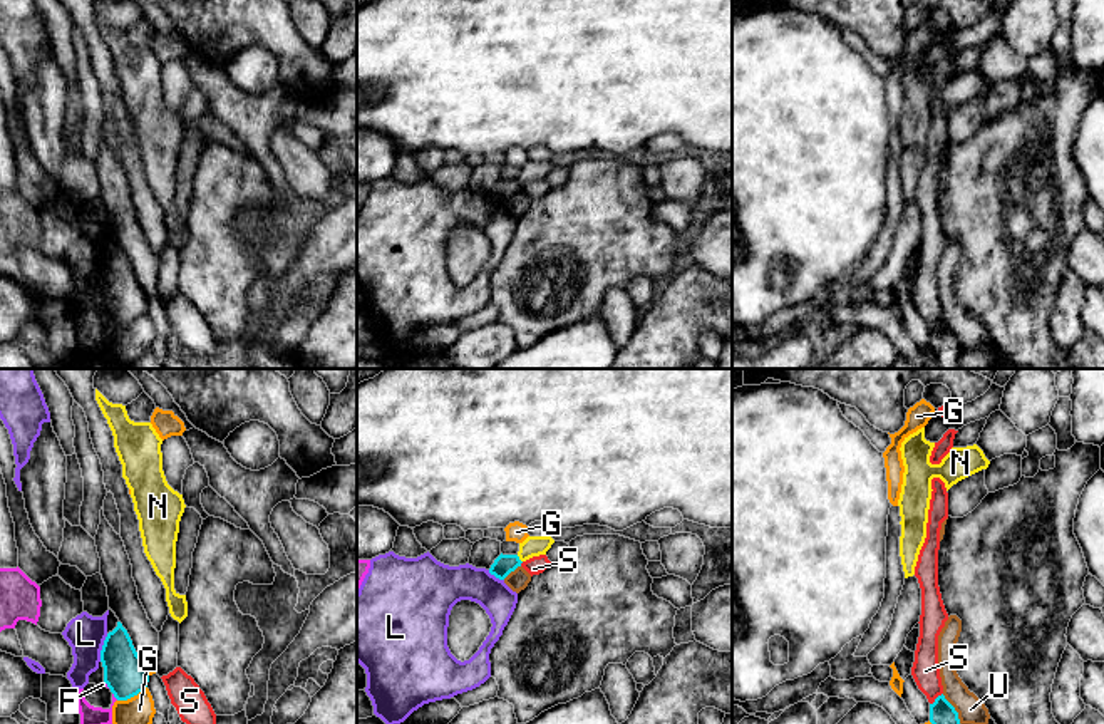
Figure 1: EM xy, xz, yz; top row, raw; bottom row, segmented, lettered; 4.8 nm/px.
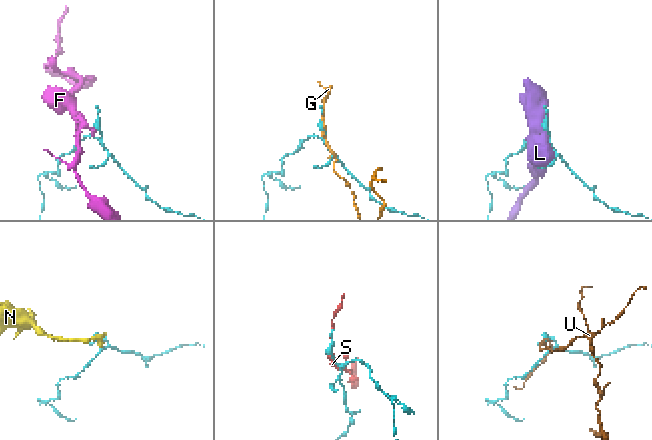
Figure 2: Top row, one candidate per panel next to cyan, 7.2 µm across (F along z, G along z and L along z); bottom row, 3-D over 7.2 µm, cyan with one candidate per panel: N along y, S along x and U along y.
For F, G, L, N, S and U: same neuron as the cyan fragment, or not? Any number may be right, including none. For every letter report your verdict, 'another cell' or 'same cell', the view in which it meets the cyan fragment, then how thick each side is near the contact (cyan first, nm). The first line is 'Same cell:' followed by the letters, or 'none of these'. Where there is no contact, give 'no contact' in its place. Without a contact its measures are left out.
Same cell: N
F: another cell | xy | 200/100 nm
G: another cell | xy | 200/170 nm
L: another cell | xy | 200/190 nm
N: same cell | xz | 100/100 nm
S: another cell | yz | 130/140 nm
U: another cell | yz | 130/130 nm

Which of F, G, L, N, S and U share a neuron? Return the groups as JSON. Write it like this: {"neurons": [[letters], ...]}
{"neurons": [["F"], ["G"], ["L"], ["N"], ["S"], ["U"]]}

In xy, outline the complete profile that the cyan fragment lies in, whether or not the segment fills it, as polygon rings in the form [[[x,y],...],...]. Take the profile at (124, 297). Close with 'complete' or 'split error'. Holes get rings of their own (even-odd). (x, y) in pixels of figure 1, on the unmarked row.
[[[121,246],[107,258],[101,287],[104,307],[117,325],[127,325],[147,312],[149,298]]] | complete

